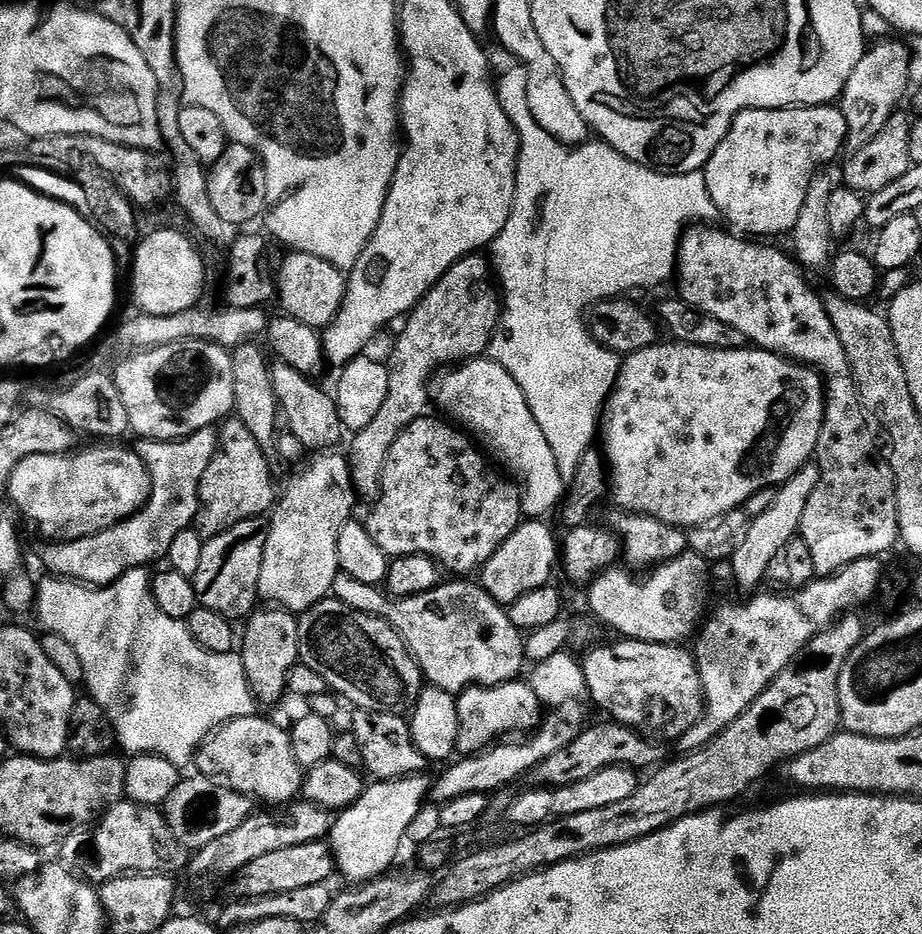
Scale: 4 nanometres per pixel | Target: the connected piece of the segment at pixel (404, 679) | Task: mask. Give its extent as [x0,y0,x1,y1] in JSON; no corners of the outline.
[300,598,426,713]

